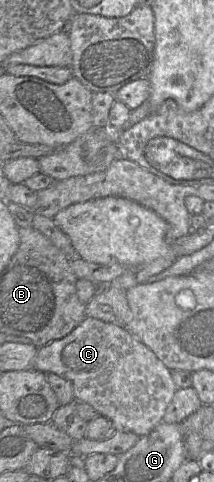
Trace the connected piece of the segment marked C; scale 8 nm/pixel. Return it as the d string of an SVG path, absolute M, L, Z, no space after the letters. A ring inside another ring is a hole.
M87 316L65 337L39 347L33 368L69 380L76 401L90 404L101 416L112 422L116 431L132 432L139 437L149 434L162 422L166 408L177 390L172 371L126 328Z

